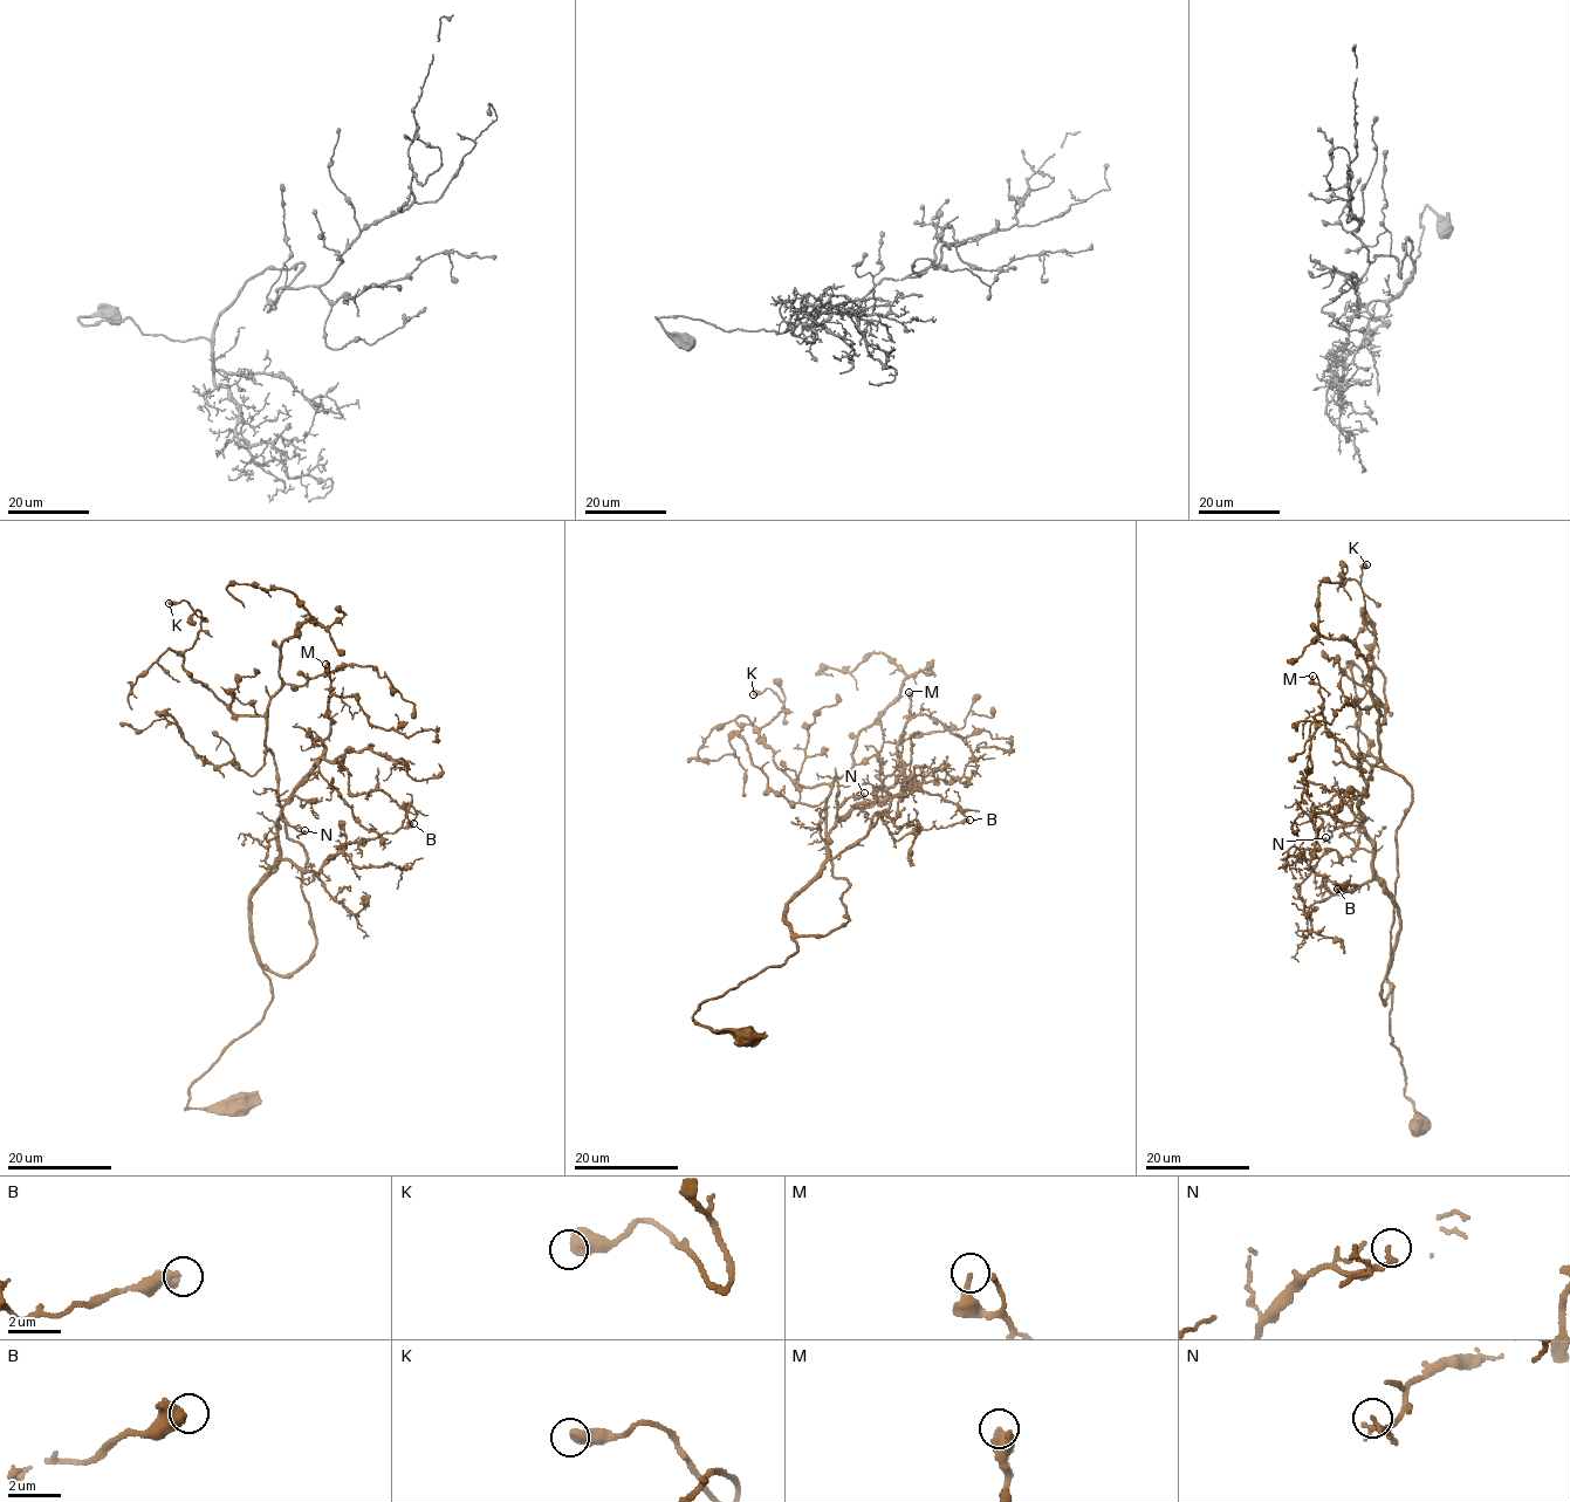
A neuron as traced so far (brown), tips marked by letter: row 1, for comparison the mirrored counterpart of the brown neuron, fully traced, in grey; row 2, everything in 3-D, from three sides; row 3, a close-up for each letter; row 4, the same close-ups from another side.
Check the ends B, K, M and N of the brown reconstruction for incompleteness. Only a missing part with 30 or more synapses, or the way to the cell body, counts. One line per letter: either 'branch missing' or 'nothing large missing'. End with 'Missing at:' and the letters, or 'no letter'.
B: nothing large missing
K: nothing large missing
M: nothing large missing
N: nothing large missing
Missing at: no letter

